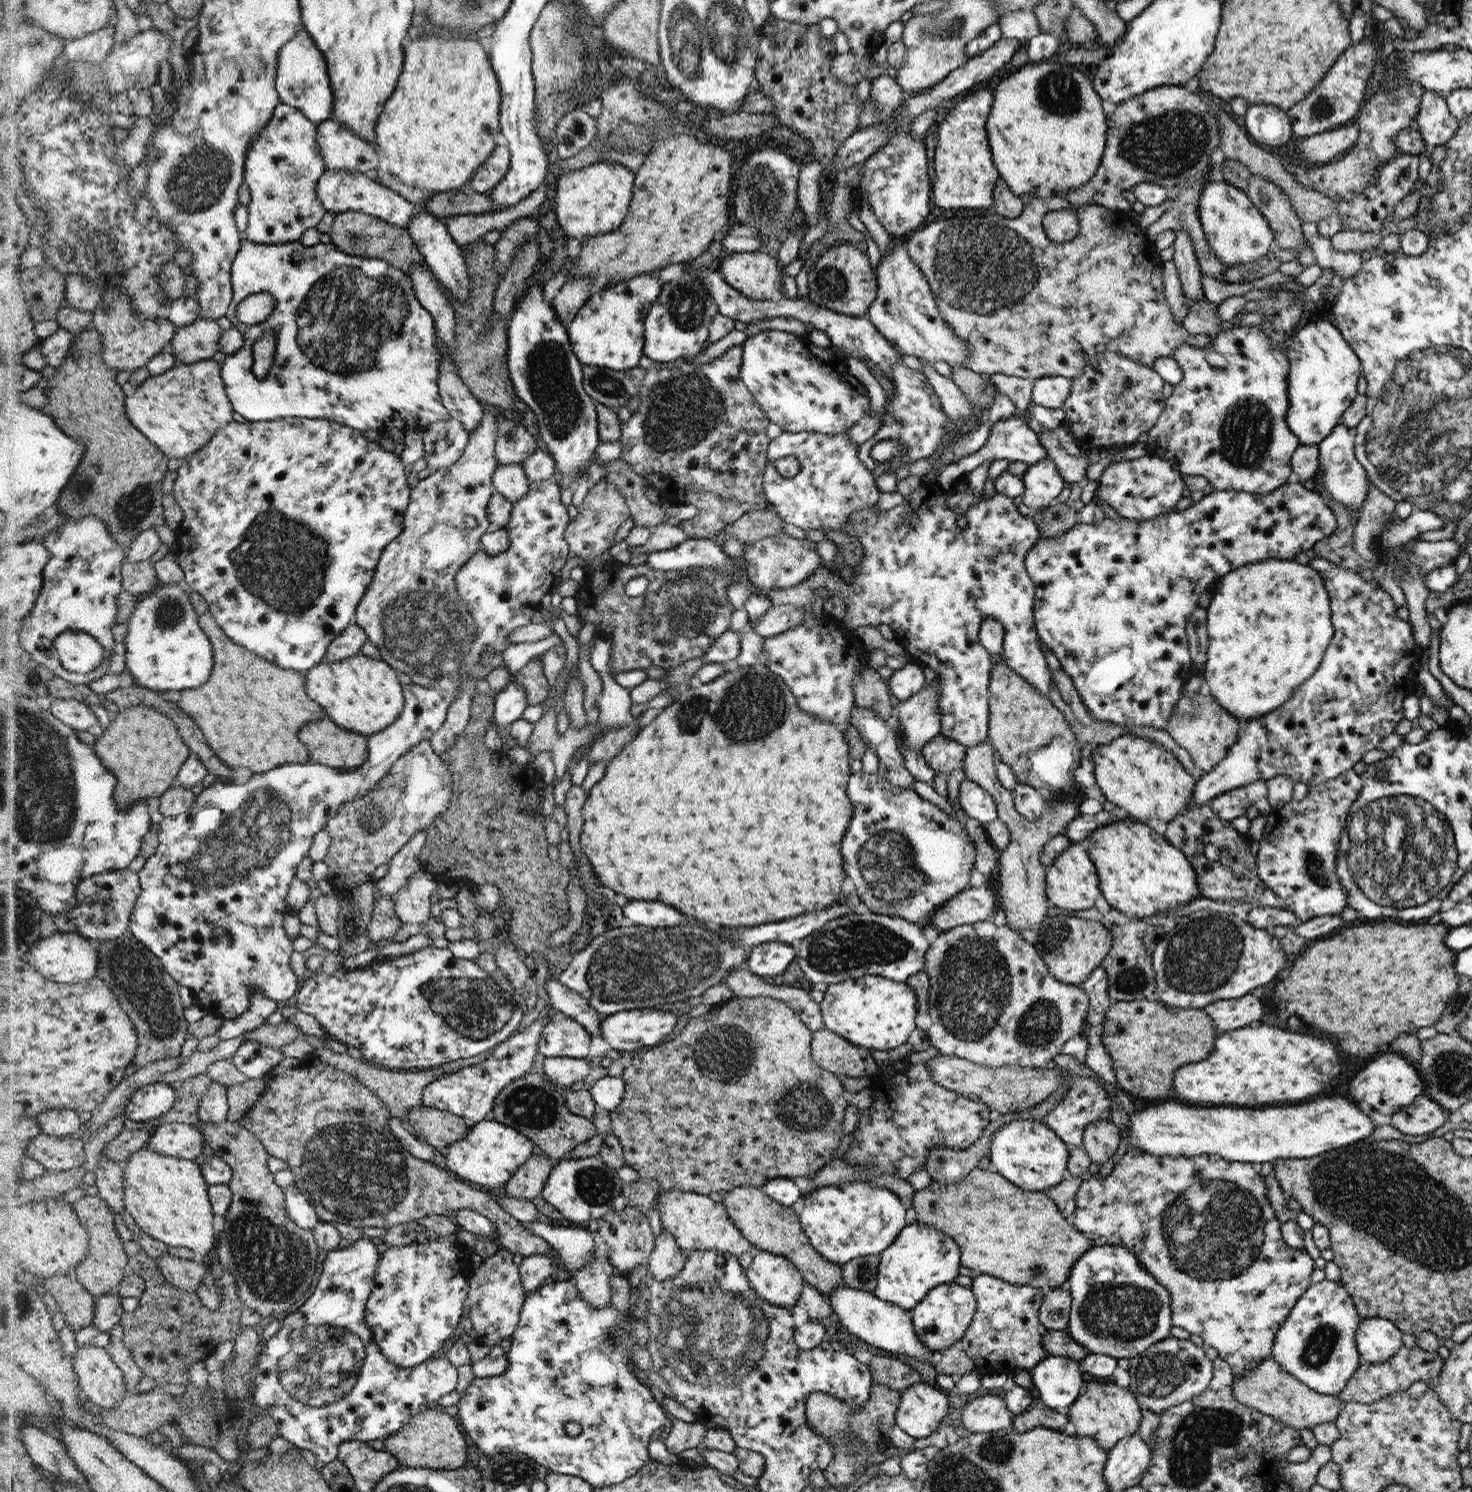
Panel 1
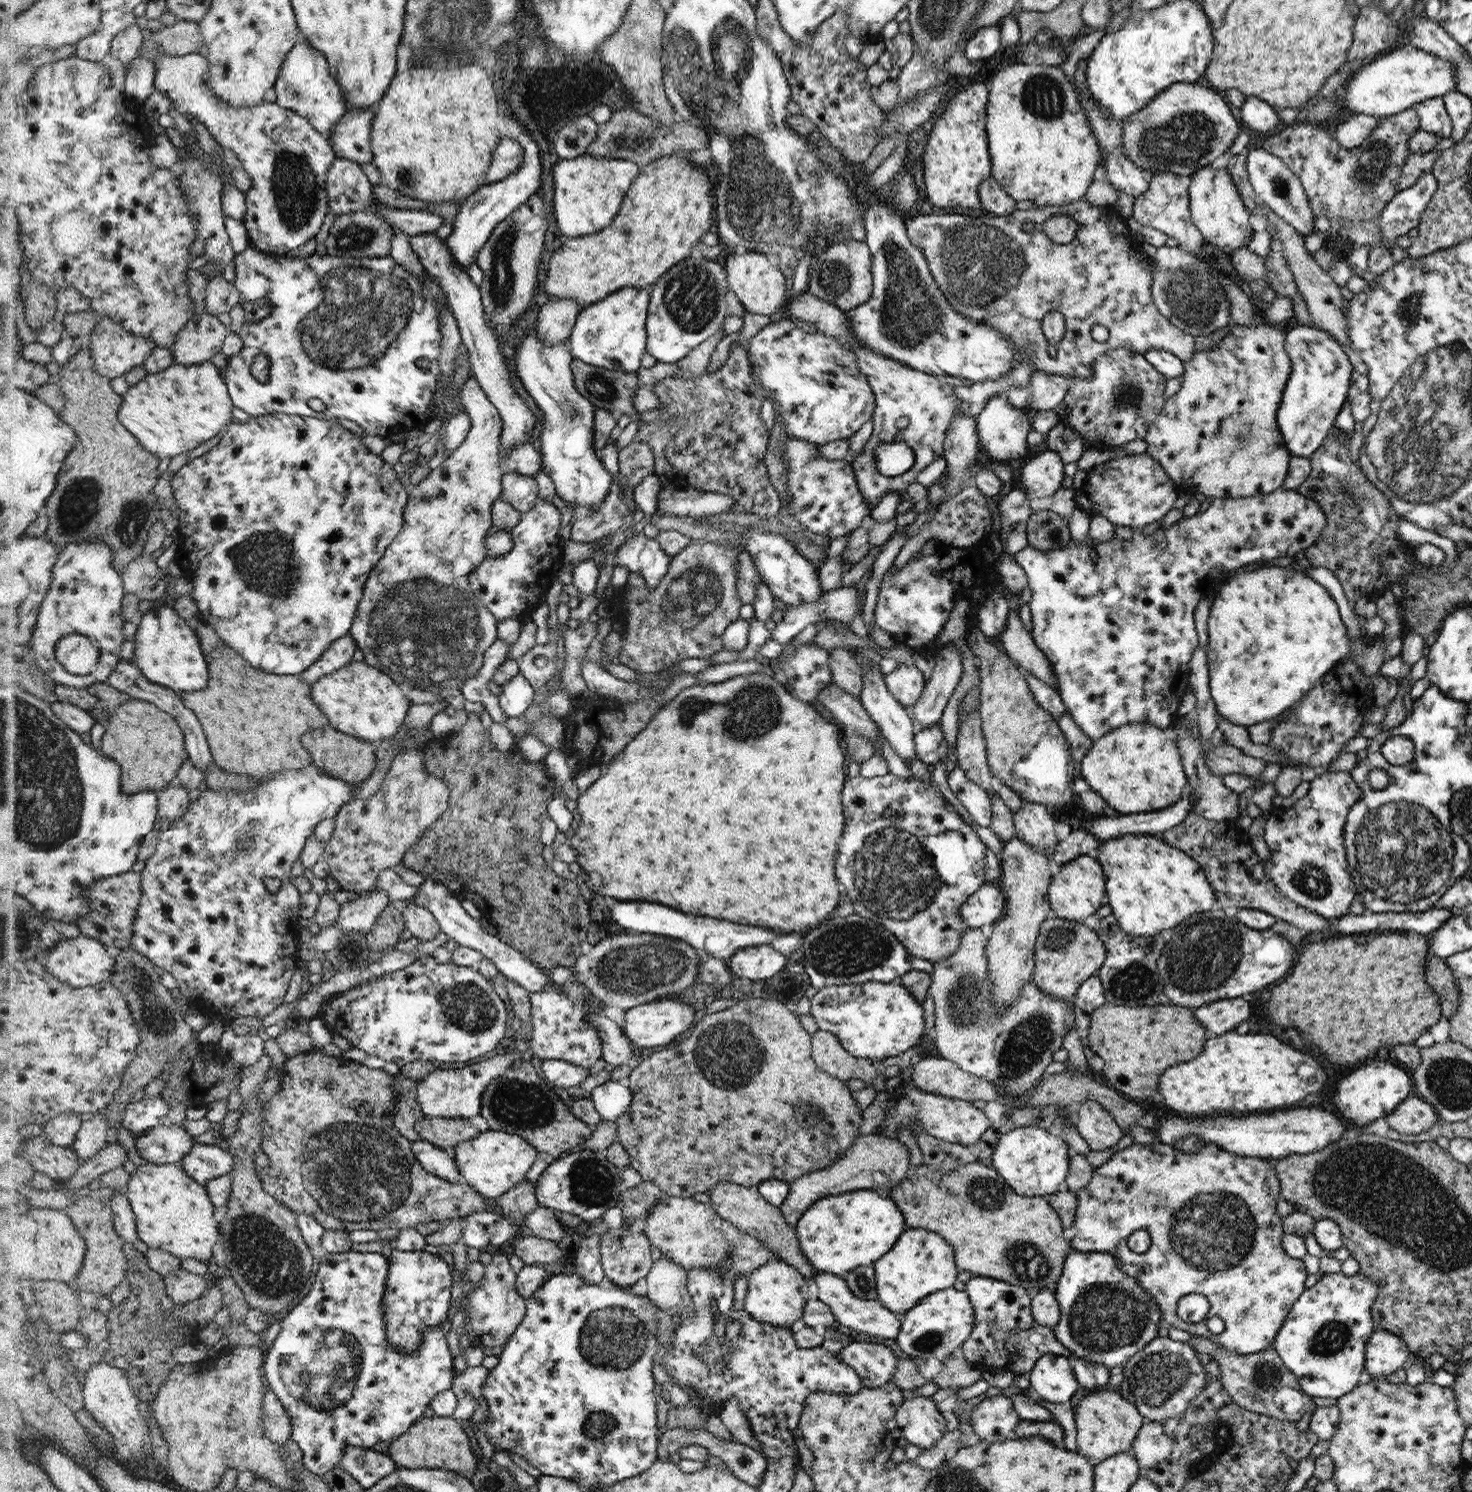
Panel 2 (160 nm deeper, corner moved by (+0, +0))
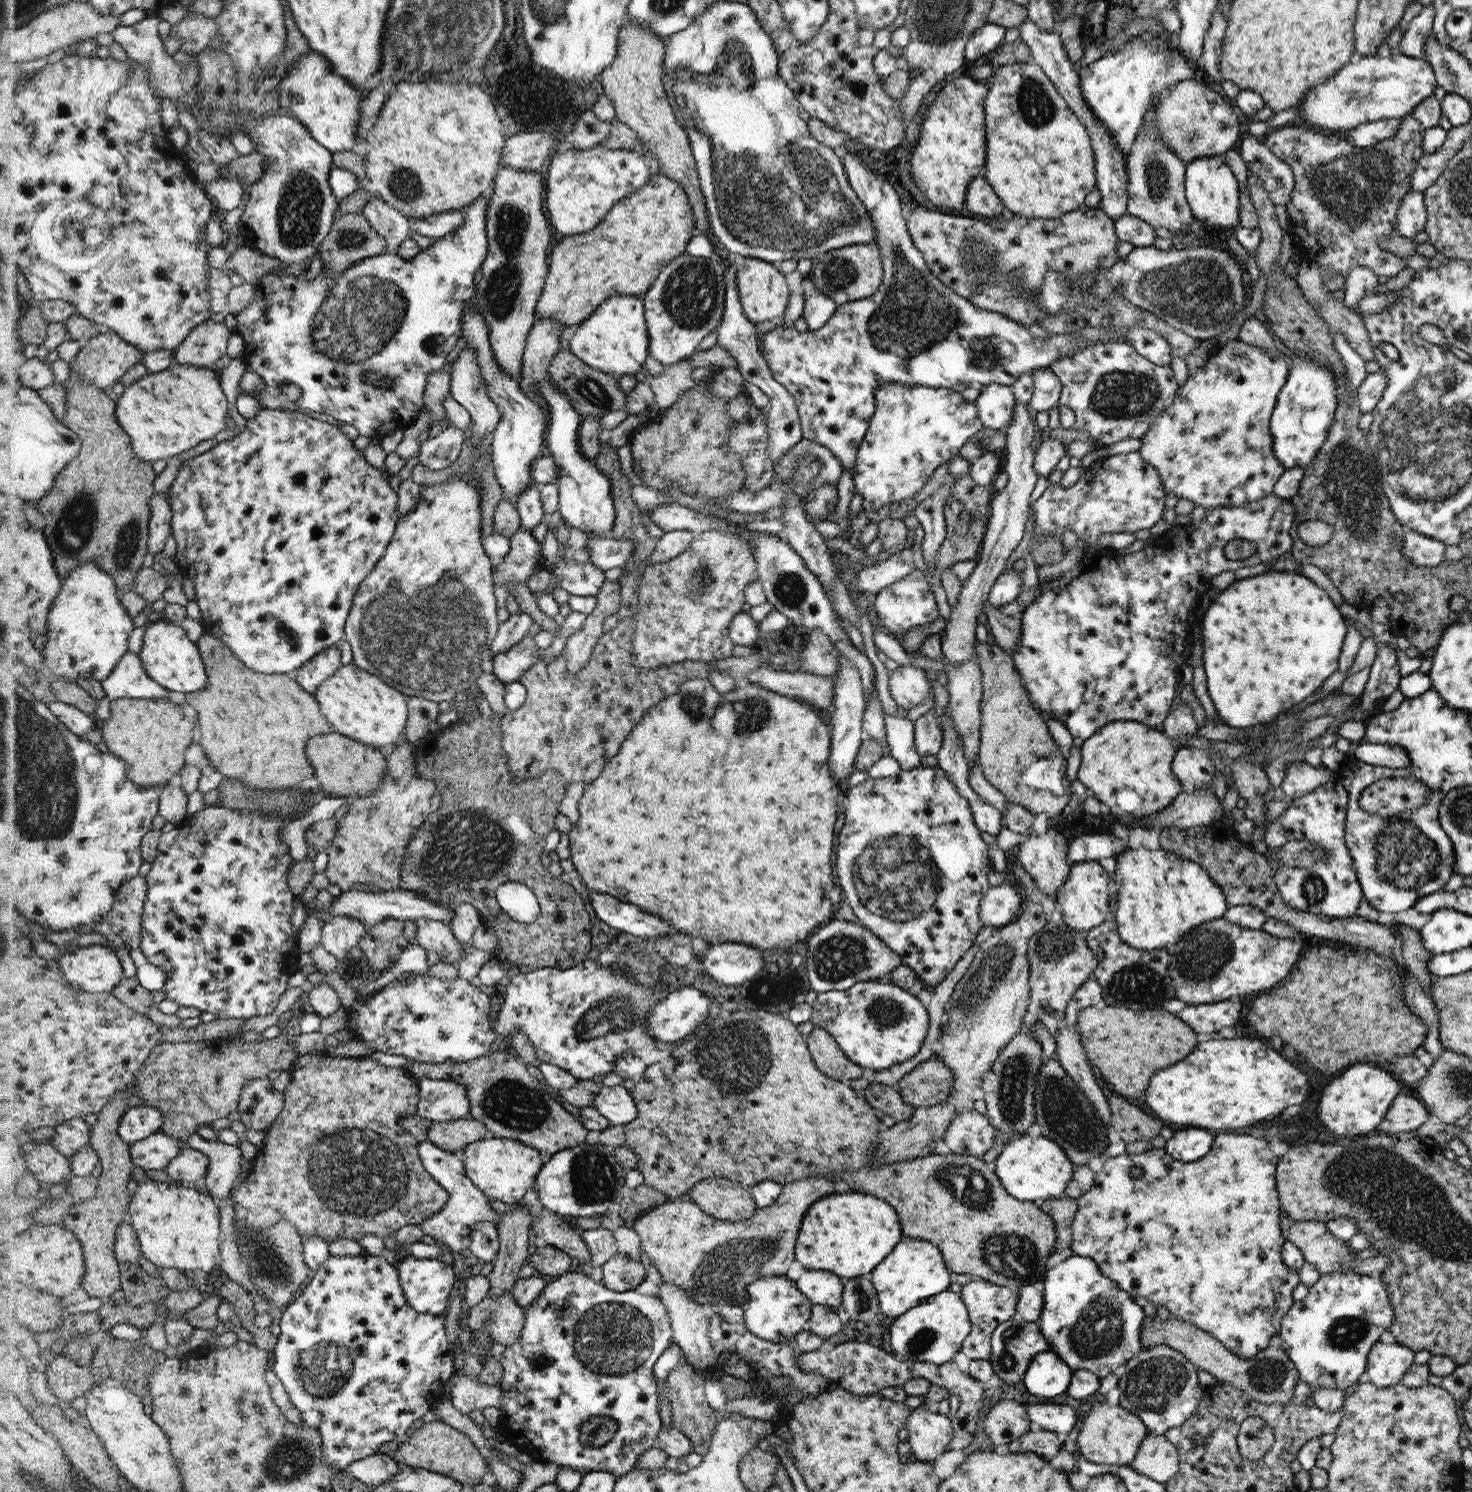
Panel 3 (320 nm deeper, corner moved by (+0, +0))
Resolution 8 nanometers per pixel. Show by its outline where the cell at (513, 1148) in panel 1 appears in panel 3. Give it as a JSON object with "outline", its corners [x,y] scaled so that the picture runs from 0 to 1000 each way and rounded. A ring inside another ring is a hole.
{"outline":[[[332,761],[327,765],[317,768],[313,773],[316,780],[316,786],[321,793],[331,803],[338,804],[344,807],[351,807],[355,802],[363,795],[363,790],[367,784],[367,773],[356,766]]]}

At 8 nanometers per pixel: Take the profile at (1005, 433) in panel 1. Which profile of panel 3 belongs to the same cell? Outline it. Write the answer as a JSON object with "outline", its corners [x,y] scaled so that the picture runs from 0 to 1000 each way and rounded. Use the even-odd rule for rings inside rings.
{"outline":[[[673,256],[666,259],[663,267],[664,277],[670,287],[683,290],[688,282],[690,267],[688,261],[681,257]]]}

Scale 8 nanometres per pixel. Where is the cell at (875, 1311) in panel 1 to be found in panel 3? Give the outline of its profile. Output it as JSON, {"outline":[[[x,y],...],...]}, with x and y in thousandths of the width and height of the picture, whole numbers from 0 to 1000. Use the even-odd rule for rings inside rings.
{"outline":[[[548,851],[540,859],[552,875],[567,878],[571,875],[573,858],[570,855],[565,853]]]}

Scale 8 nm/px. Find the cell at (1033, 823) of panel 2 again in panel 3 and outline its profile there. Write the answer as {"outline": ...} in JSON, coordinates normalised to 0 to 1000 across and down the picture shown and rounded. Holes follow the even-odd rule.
{"outline":[[[715,554],[708,559],[700,555],[700,558],[696,559],[692,566],[692,578],[702,588],[704,594],[717,603],[726,586],[728,580],[724,575],[724,568],[719,564],[719,558]]]}

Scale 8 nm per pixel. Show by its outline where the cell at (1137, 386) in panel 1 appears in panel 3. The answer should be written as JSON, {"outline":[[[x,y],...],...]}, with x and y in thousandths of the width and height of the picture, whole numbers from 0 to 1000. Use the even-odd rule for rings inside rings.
{"outline":[[[747,229],[740,231],[727,239],[715,243],[713,245],[721,257],[719,271],[726,272],[730,275],[730,284],[728,287],[740,291],[745,297],[754,298],[767,294],[776,294],[779,293],[781,287],[800,268],[800,263],[803,257],[800,256],[800,251],[794,245],[787,245],[778,239],[772,237],[766,229]]]}

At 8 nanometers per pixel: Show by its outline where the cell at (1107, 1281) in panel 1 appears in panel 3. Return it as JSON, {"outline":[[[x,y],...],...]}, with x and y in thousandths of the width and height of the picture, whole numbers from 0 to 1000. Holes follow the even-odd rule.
{"outline":[[[728,841],[712,851],[709,860],[709,875],[705,889],[713,900],[713,905],[720,908],[729,919],[740,918],[749,924],[760,920],[776,905],[776,872],[751,857],[743,844]]]}

